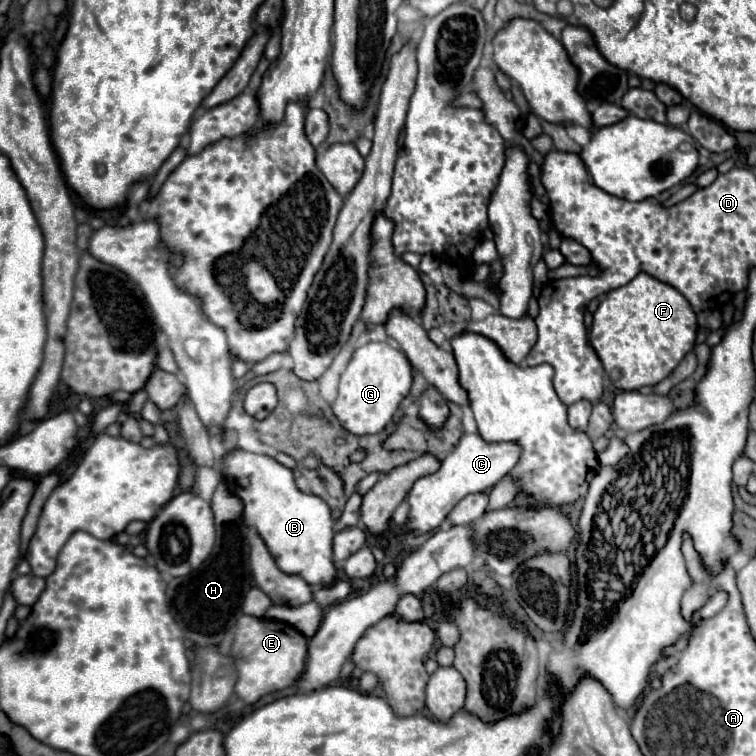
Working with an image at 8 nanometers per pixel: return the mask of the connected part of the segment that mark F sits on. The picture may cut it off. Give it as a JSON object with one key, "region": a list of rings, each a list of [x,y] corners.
{"region":[[[641,272],[629,284],[605,294],[603,302],[593,314],[589,330],[589,346],[597,352],[609,380],[617,390],[639,390],[641,386],[655,386],[665,380],[681,362],[681,358],[693,348],[697,332],[697,316],[689,302],[669,284]]]}

